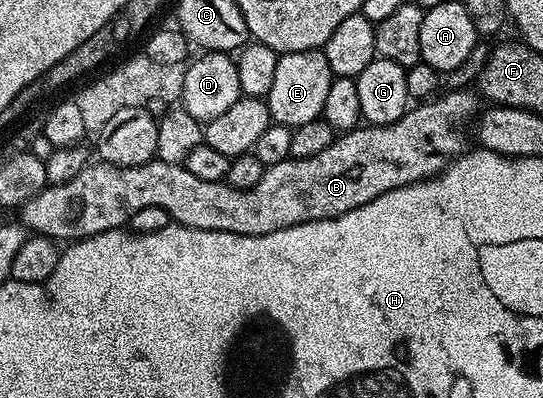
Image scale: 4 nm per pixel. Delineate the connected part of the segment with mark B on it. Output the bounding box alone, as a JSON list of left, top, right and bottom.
[18,90,477,242]

